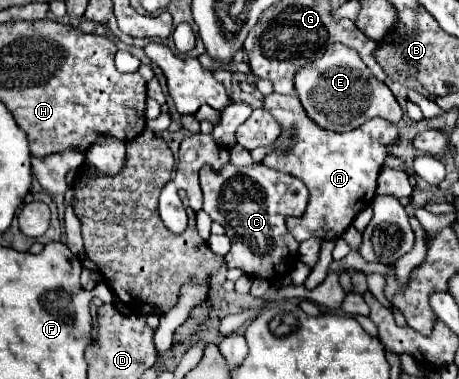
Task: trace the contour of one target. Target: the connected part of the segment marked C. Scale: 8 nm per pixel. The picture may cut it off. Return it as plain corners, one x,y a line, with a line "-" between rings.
263,164
259,166
225,166
221,174
213,174
211,166
201,168
201,190
205,212
211,220
225,228
231,238
231,250
225,254
227,268
241,268
251,278
275,282
287,274
299,254
299,242
287,232
285,218
301,216
309,202
309,188
301,178
285,174

